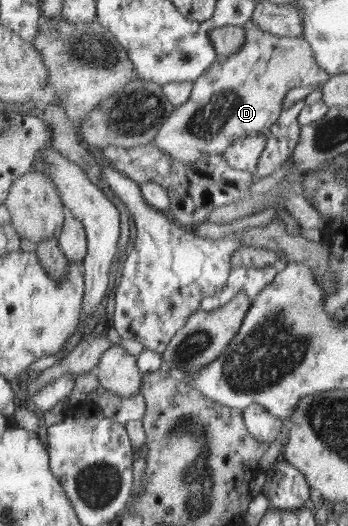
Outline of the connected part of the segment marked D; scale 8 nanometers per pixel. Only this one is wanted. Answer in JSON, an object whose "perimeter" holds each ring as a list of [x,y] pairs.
{"perimeter":[[[251,19],[242,28],[246,34],[246,42],[242,48],[230,56],[218,53],[204,74],[193,82],[190,98],[174,108],[154,138],[155,145],[178,162],[196,163],[203,155],[223,153],[237,138],[258,136],[263,132],[268,134],[270,127],[283,111],[283,102],[289,90],[303,86],[322,86],[330,78],[329,74],[317,65],[312,47],[303,36],[272,35],[258,29]]]}

